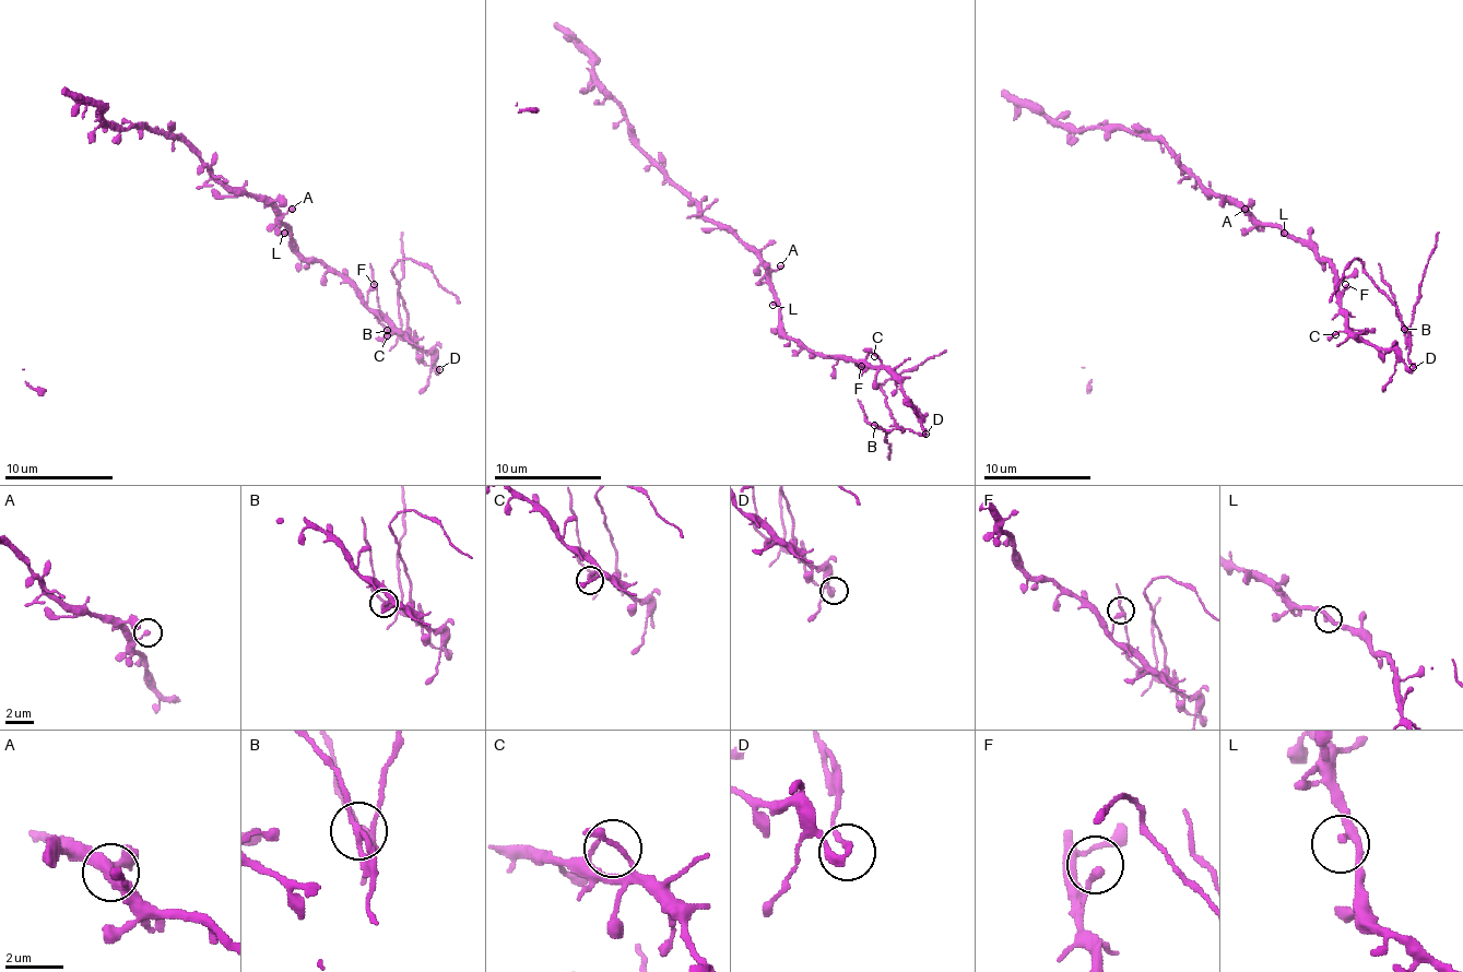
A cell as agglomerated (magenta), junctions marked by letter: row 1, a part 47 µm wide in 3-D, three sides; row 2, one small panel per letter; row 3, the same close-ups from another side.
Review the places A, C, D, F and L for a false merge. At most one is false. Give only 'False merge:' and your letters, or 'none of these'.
False merge: D

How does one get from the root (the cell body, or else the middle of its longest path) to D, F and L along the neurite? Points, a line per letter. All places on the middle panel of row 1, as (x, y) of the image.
D: (762, 262), (778, 305), (778, 327), (815, 353), (882, 366), (900, 386), (924, 434)
F: (762, 262), (778, 305), (778, 327), (815, 353), (848, 356), (861, 366)
L: (762, 262), (775, 299), (773, 305)

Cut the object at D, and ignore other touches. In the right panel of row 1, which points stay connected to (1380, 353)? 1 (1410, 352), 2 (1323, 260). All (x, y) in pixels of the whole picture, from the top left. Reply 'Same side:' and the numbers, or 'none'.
Same side: 2

